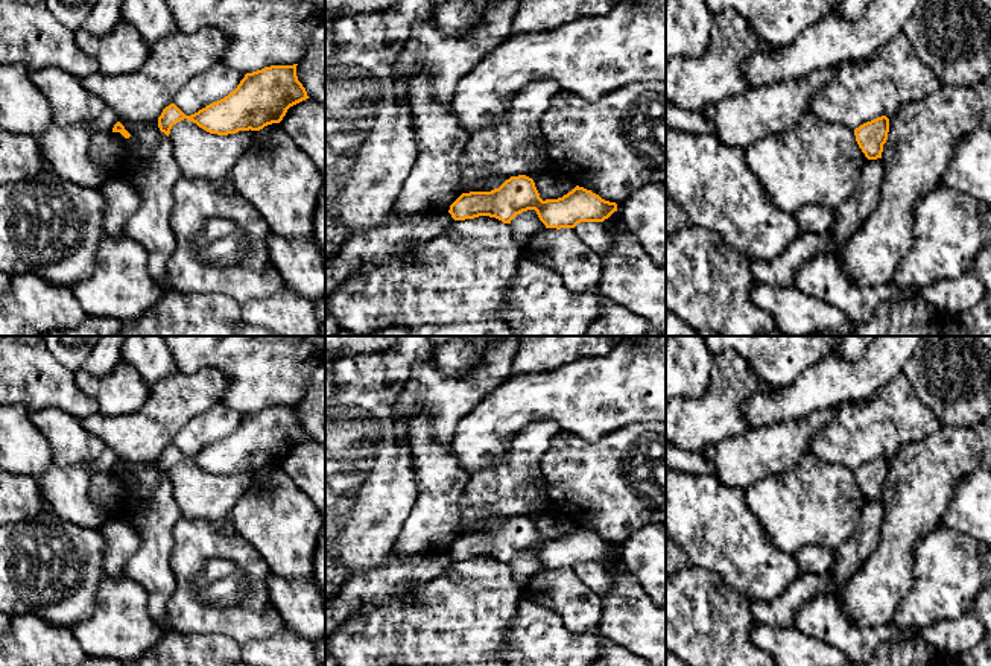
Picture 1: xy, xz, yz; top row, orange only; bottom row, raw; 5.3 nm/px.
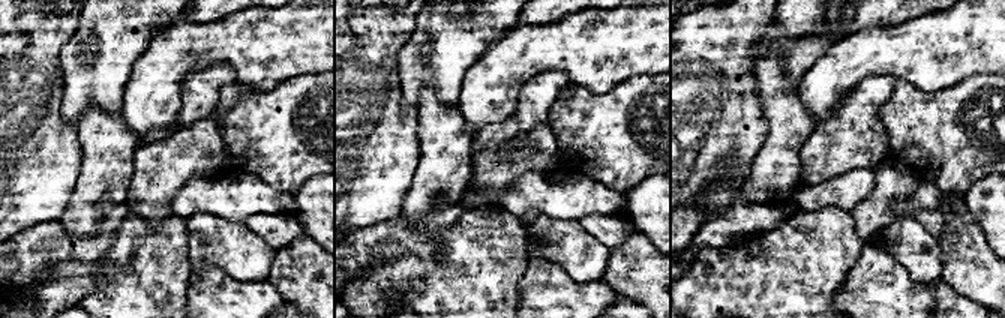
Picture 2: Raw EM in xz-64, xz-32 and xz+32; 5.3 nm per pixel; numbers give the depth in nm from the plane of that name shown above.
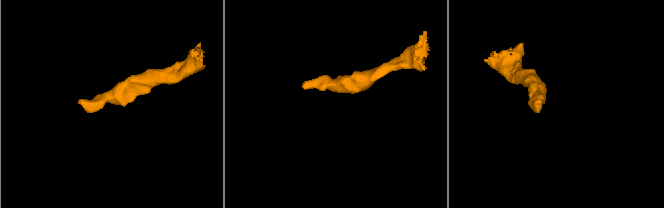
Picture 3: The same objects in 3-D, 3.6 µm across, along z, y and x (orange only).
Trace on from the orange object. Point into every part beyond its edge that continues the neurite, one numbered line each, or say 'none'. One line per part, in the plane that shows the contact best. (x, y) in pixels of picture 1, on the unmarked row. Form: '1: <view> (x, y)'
none

